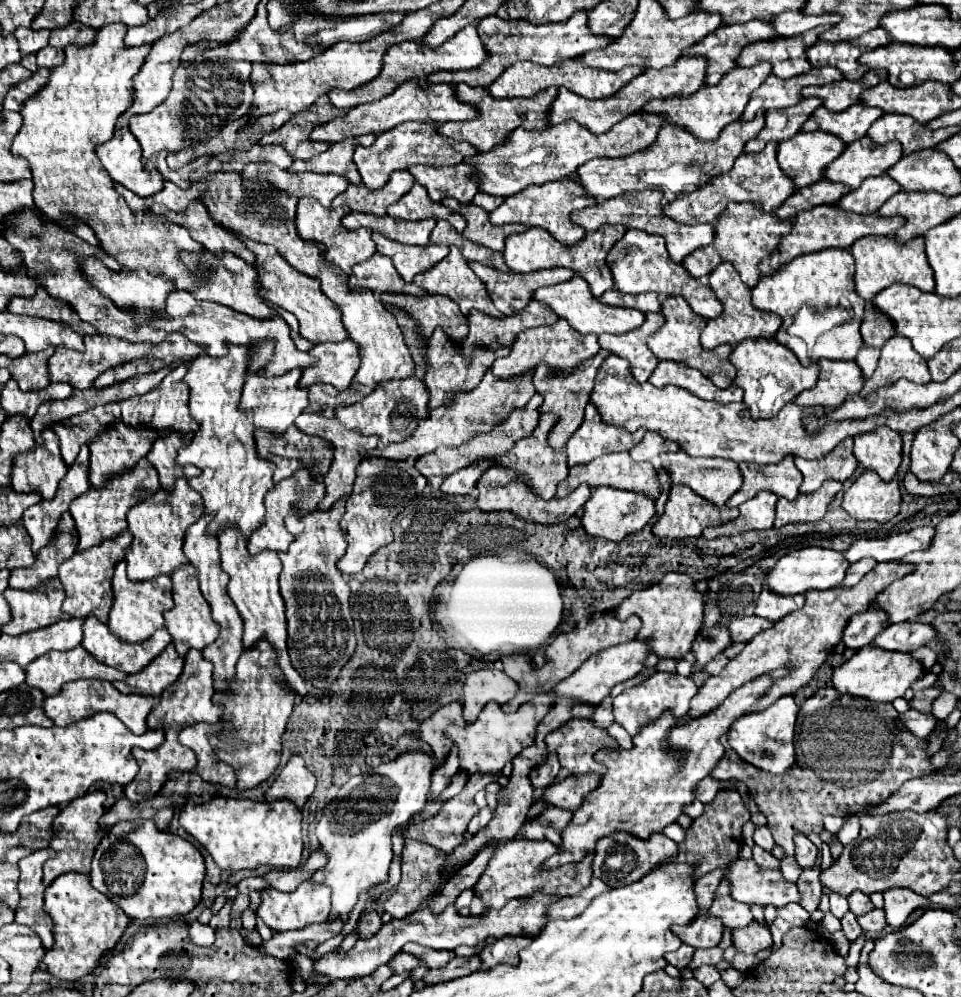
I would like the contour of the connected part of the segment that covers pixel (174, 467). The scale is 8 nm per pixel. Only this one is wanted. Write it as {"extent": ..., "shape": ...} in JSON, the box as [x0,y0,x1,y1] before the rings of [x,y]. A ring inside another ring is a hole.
{"extent":[147,439,201,491],"shape":[[[157,439],[157,441],[153,443],[151,451],[147,453],[147,461],[151,461],[151,465],[157,469],[161,487],[163,487],[165,491],[173,491],[175,481],[177,481],[177,479],[173,479],[173,477],[191,479],[201,473],[201,470],[194,465],[179,465],[179,463],[175,461],[175,453],[173,453],[173,451],[167,451],[163,439]]]}

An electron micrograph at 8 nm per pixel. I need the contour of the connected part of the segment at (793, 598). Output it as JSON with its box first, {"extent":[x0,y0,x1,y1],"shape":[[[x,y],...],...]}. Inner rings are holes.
{"extent":[755,587,803,621],"shape":[[[763,587],[759,599],[757,599],[757,607],[755,607],[755,615],[771,619],[771,621],[779,621],[783,615],[801,609],[803,607],[803,595],[775,595],[773,591],[767,591],[767,587]]]}

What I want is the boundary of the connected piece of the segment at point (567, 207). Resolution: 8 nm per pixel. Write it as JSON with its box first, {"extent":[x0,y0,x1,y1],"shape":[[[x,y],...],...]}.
{"extent":[489,179,595,245],"shape":[[[573,179],[569,181],[551,181],[545,185],[535,185],[535,187],[527,187],[525,191],[519,191],[517,195],[507,197],[493,213],[489,213],[489,219],[493,225],[505,225],[505,223],[521,223],[525,227],[541,227],[545,231],[549,231],[559,243],[563,245],[577,245],[585,231],[579,229],[577,225],[571,223],[569,215],[573,209],[581,209],[581,207],[589,207],[595,205],[595,197],[585,197],[583,189],[579,187],[579,183],[575,183]]]}

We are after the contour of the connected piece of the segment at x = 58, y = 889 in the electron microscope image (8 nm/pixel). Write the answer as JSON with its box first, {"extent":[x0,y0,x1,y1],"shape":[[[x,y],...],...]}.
{"extent":[43,873,129,981],"shape":[[[65,873],[59,875],[47,889],[45,889],[45,911],[51,915],[55,927],[55,945],[45,951],[43,963],[51,975],[63,981],[77,981],[91,973],[103,953],[111,951],[117,941],[121,939],[129,917],[115,907],[105,895],[91,887],[89,875],[81,873]]]}

